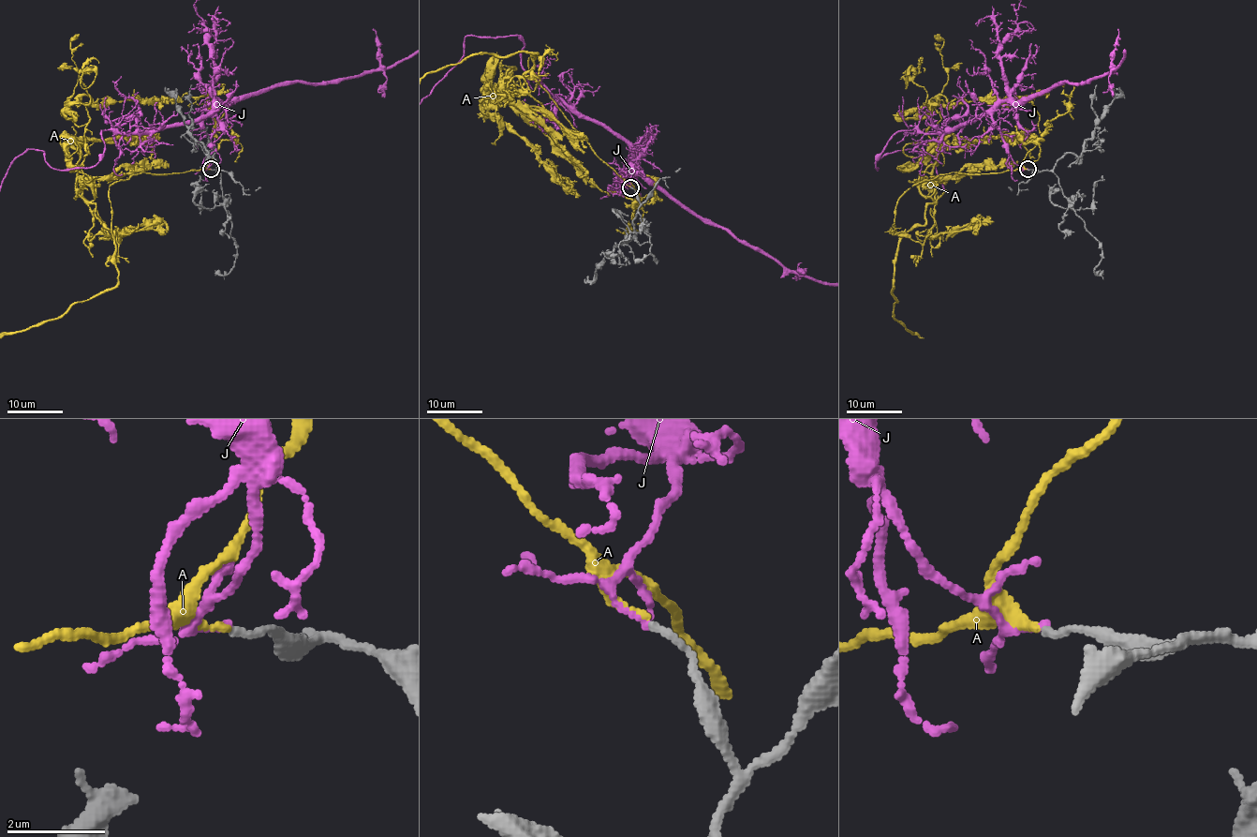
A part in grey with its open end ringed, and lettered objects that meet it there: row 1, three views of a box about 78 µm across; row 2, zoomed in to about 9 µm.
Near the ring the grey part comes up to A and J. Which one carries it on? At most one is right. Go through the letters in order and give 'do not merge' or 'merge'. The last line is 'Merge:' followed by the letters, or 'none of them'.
A: merge
J: do not merge
Merge: A

